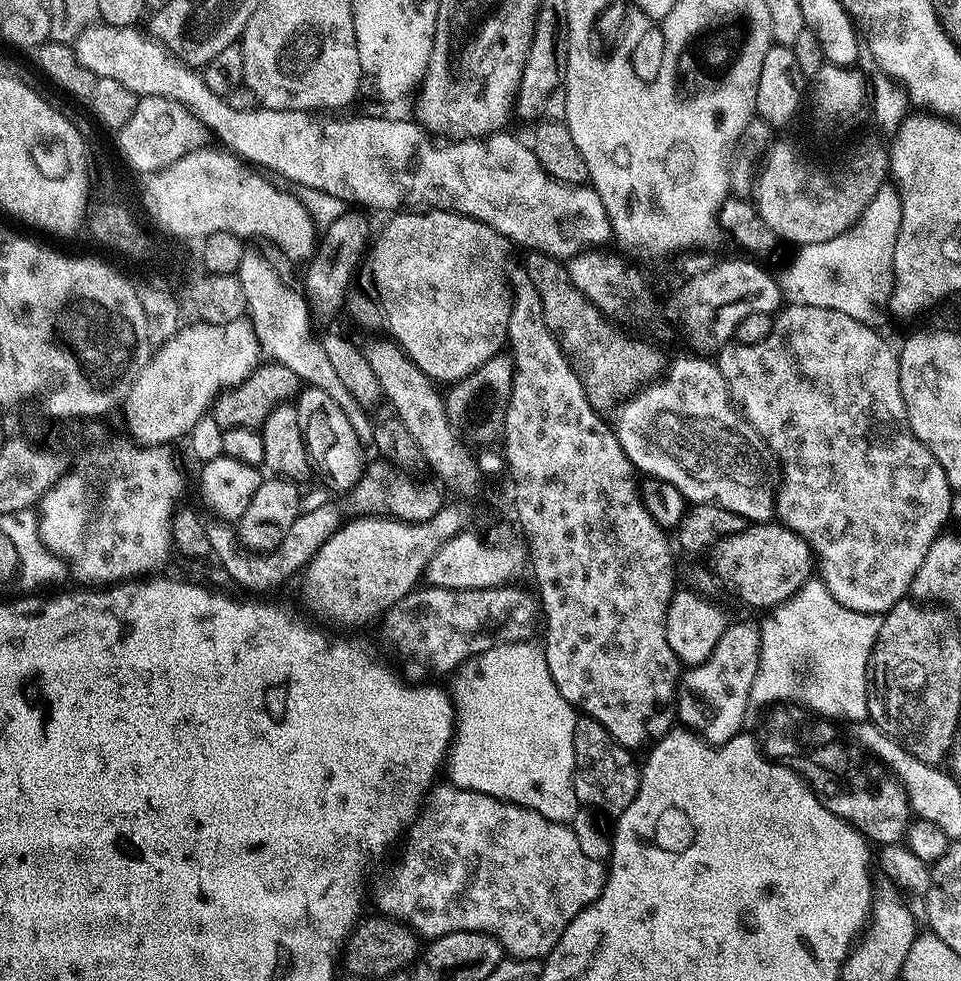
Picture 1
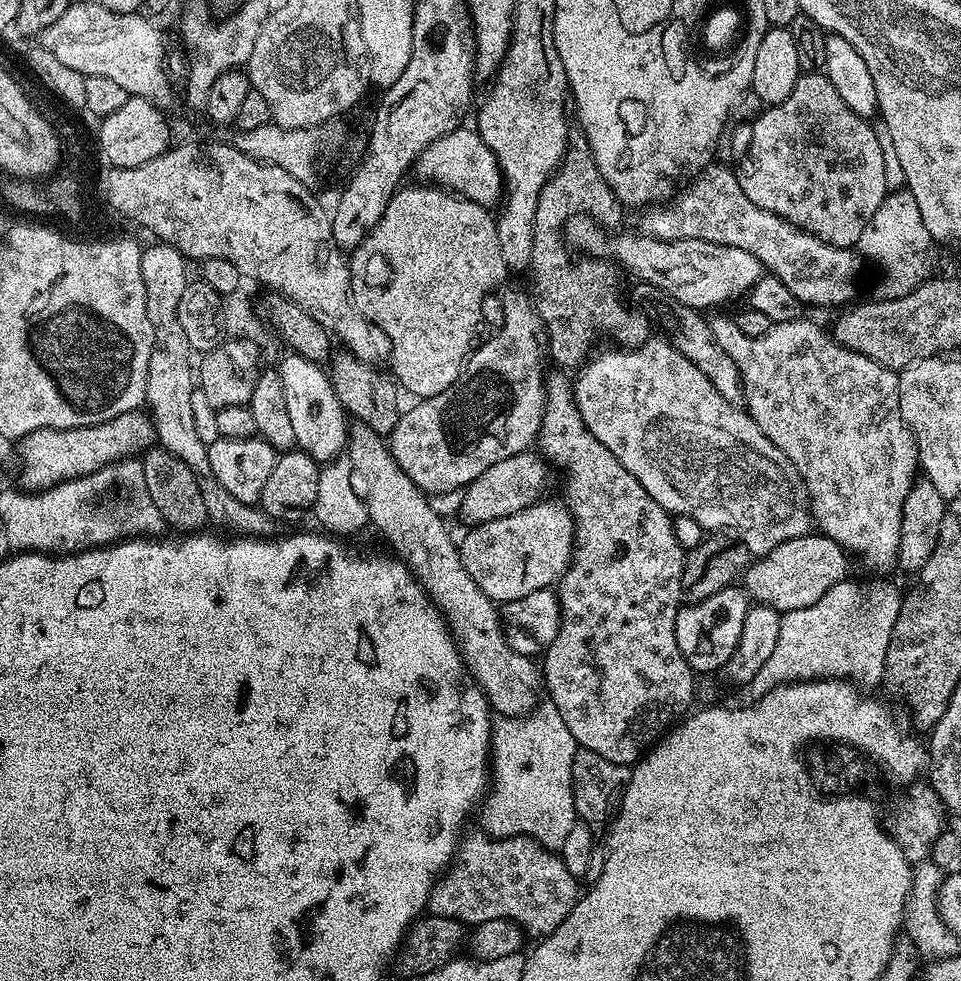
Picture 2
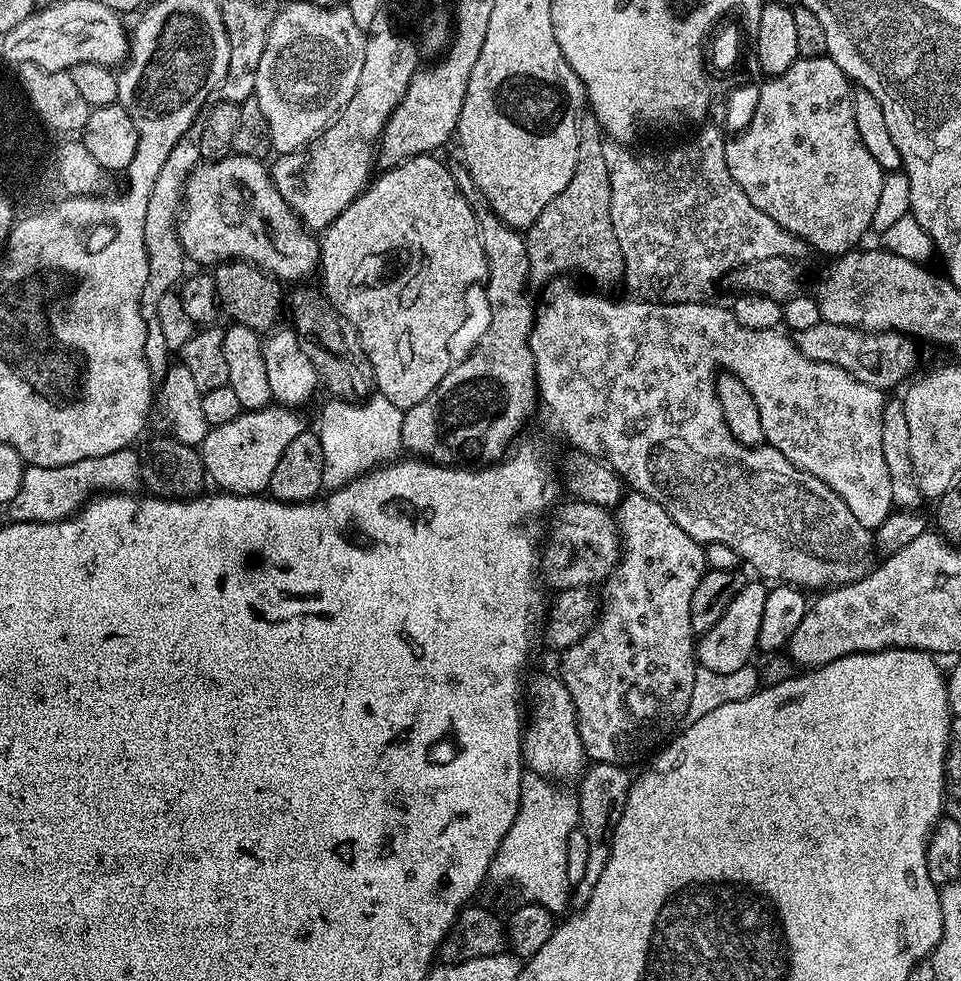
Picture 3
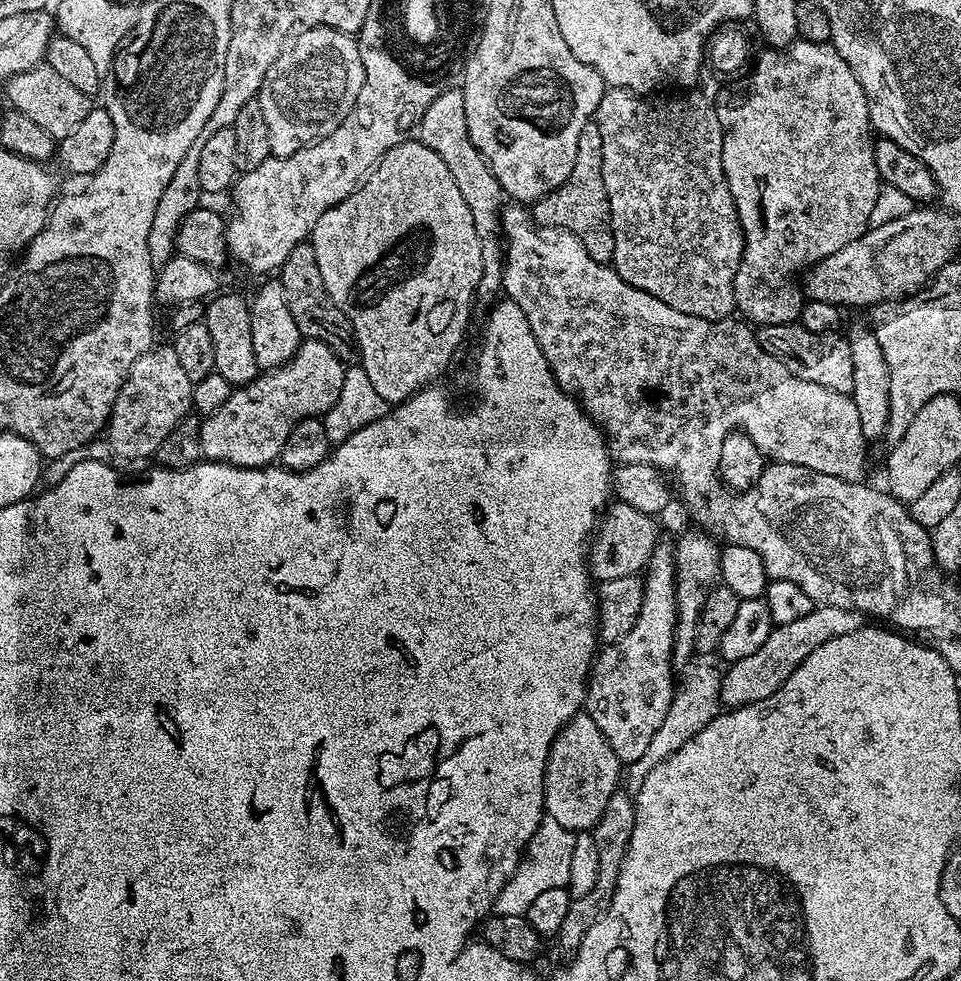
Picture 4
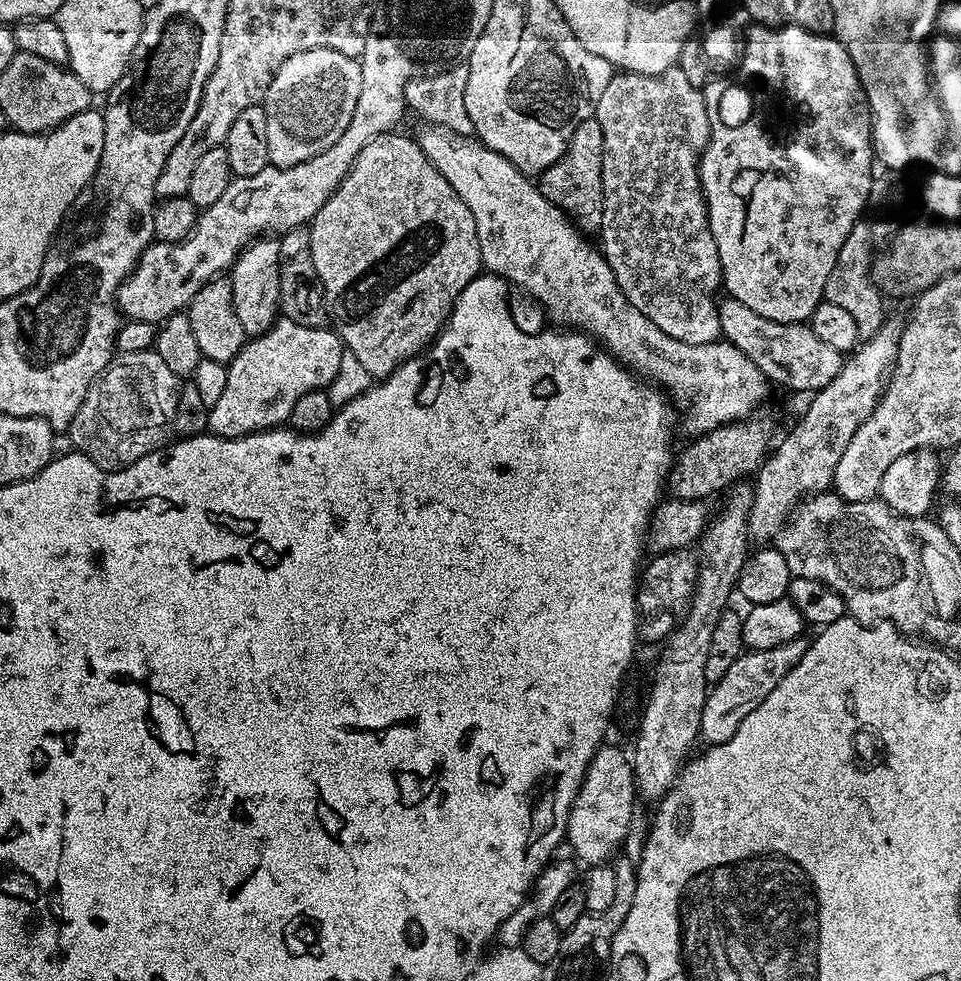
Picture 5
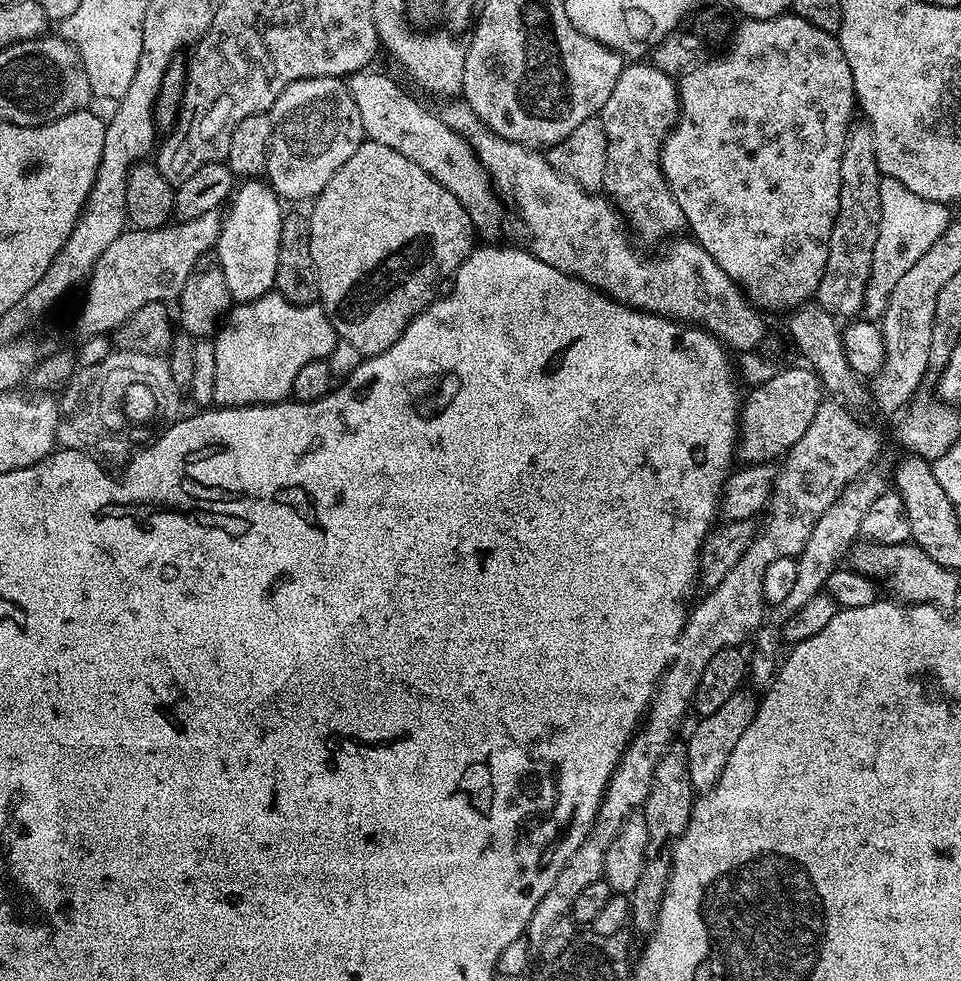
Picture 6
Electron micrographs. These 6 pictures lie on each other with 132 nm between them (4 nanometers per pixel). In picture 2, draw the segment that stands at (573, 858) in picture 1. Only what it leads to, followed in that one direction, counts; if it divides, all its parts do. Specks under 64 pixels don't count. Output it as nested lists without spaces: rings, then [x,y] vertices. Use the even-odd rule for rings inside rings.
[[[479,831],[469,836],[467,833],[461,839],[458,859],[428,895],[427,911],[433,916],[454,918],[465,926],[490,922],[490,918],[506,918],[535,938],[558,930],[582,895],[581,881],[570,874],[562,856],[545,848],[533,836],[497,838]]]

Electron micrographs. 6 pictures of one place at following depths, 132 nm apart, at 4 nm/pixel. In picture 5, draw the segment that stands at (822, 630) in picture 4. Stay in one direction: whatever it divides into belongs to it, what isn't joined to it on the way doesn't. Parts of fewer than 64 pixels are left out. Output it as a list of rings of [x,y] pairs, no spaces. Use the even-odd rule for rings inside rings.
[[[801,638],[782,646],[774,646],[774,650],[748,650],[741,654],[734,666],[730,666],[730,670],[726,670],[726,674],[722,674],[722,678],[709,687],[706,706],[702,710],[699,739],[705,740],[703,743],[708,746],[730,739],[742,718],[746,718],[750,710],[766,702],[766,698],[770,698],[770,690],[774,690],[774,686],[778,686],[778,682],[782,682],[782,678],[786,678],[786,674],[790,674],[794,666],[798,666],[808,646],[809,641]]]

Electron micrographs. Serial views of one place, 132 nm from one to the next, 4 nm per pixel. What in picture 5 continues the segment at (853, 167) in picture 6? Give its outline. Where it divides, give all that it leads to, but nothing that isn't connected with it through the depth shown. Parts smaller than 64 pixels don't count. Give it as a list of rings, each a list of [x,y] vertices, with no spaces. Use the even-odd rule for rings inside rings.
[[[857,223],[850,234],[846,234],[846,242],[842,242],[842,250],[838,250],[838,262],[834,262],[834,270],[830,270],[830,278],[826,278],[824,299],[834,302],[834,306],[842,306],[842,310],[854,318],[858,326],[861,341],[867,342],[882,330],[886,313],[884,313],[885,297],[872,281],[872,261],[874,259],[874,239],[871,227],[867,223]]]

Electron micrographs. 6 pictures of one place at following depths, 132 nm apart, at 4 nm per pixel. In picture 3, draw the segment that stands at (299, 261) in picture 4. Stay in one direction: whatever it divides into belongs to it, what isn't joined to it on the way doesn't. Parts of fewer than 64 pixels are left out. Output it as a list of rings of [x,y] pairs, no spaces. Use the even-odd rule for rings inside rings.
[[[319,287],[294,289],[288,304],[292,307],[292,321],[290,321],[290,324],[302,346],[302,354],[306,354],[306,358],[310,358],[310,362],[314,366],[317,377],[322,381],[323,387],[325,384],[332,391],[330,393],[333,397],[342,400],[356,402],[367,397],[374,388],[372,367],[367,356],[364,355],[364,347],[354,330],[354,326],[350,326],[350,322],[346,318],[342,318],[340,311],[328,301],[328,297],[324,295]]]

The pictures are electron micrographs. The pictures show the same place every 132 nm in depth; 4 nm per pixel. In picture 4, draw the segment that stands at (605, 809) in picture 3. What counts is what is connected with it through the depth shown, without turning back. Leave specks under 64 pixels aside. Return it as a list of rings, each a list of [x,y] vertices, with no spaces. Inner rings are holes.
[[[618,790],[612,795],[610,802],[606,802],[606,810],[602,812],[602,818],[595,828],[591,829],[599,857],[598,879],[585,897],[572,899],[570,902],[570,914],[566,914],[566,919],[562,921],[562,930],[558,937],[560,948],[565,954],[576,951],[582,938],[586,938],[586,930],[594,926],[594,922],[607,910],[609,902],[612,901],[612,895],[618,886],[618,874],[622,870],[622,862],[630,846],[630,834],[634,834],[635,817],[636,803],[633,797],[627,791]]]

